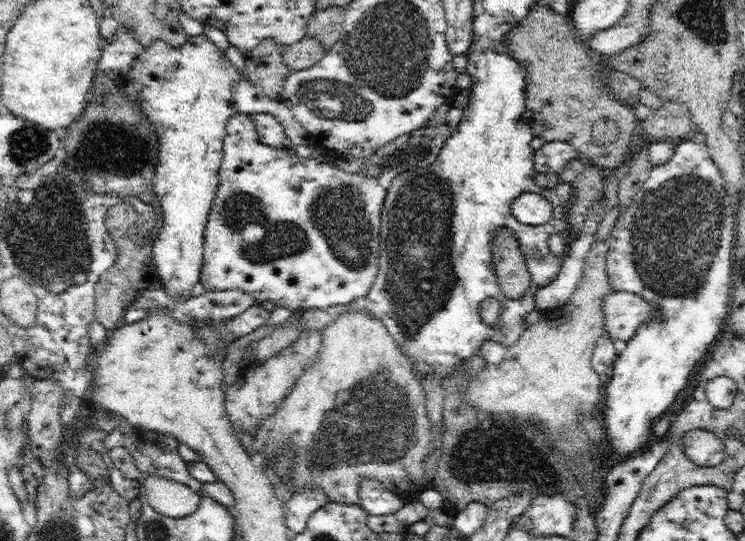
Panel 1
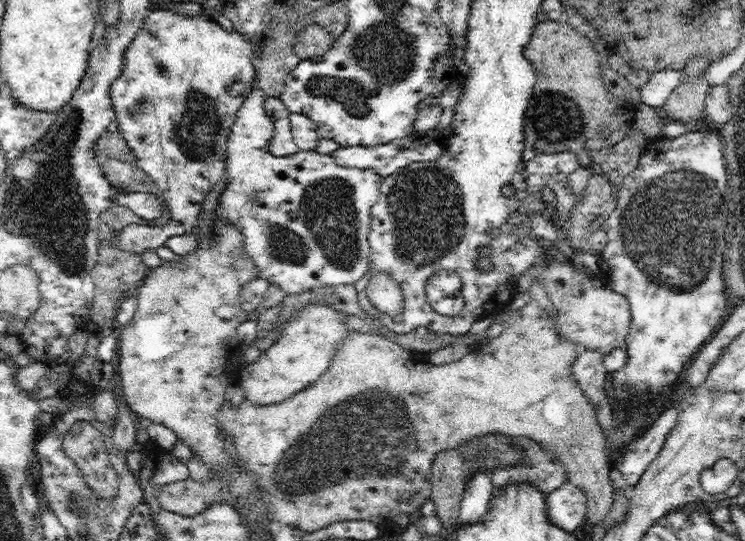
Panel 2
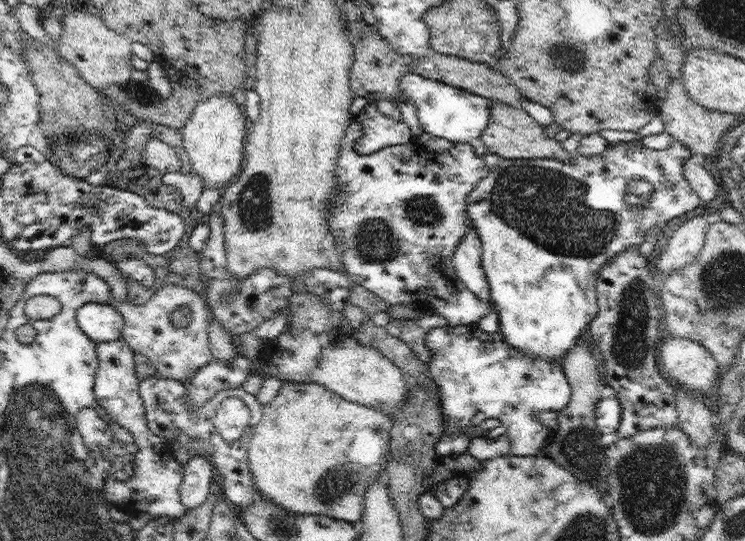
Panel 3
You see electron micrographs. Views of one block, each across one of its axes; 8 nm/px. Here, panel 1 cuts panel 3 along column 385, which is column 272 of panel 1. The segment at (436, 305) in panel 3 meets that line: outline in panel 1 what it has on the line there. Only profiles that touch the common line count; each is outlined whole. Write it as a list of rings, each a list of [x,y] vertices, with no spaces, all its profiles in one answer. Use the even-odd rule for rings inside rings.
[[[238,113],[230,117],[225,127],[223,138],[223,157],[219,170],[220,184],[218,185],[207,225],[204,233],[203,258],[204,265],[200,274],[200,282],[206,292],[222,290],[244,290],[254,296],[257,303],[271,301],[278,307],[286,307],[293,313],[306,308],[323,309],[330,307],[342,307],[352,304],[360,297],[366,297],[370,288],[374,285],[379,272],[379,232],[381,208],[387,193],[379,183],[378,178],[366,176],[366,174],[347,173],[340,167],[335,167],[329,162],[318,161],[296,155],[293,146],[289,148],[274,148],[257,140],[256,127],[249,113]]]

